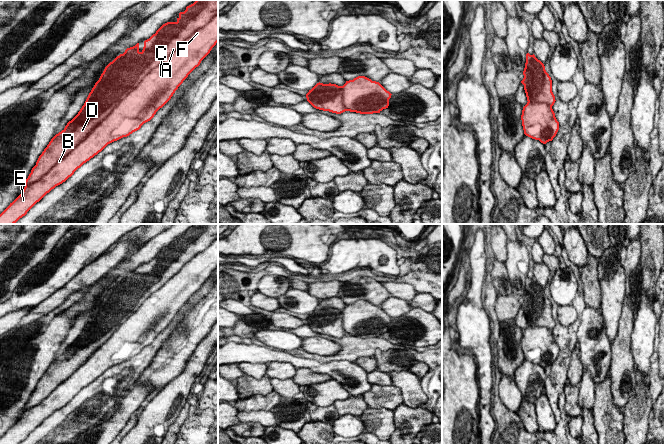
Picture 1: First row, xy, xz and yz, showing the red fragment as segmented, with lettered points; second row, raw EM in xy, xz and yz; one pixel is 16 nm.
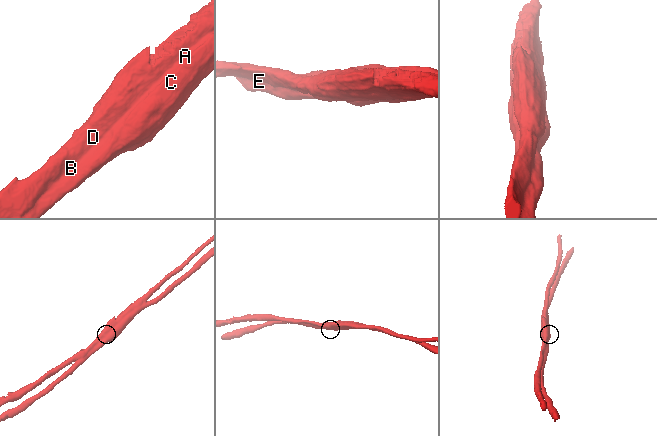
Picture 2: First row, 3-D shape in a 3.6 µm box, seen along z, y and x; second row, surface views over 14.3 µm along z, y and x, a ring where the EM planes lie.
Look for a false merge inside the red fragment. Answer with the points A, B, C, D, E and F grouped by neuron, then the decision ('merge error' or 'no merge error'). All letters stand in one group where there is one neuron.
A D / B C E F; merge error

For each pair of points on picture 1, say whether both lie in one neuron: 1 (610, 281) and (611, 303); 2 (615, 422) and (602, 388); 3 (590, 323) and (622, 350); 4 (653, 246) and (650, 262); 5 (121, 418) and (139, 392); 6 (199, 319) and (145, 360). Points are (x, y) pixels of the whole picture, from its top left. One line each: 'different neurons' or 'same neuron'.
1: same neuron
2: same neuron
3: different neurons
4: same neuron
5: same neuron
6: different neurons

